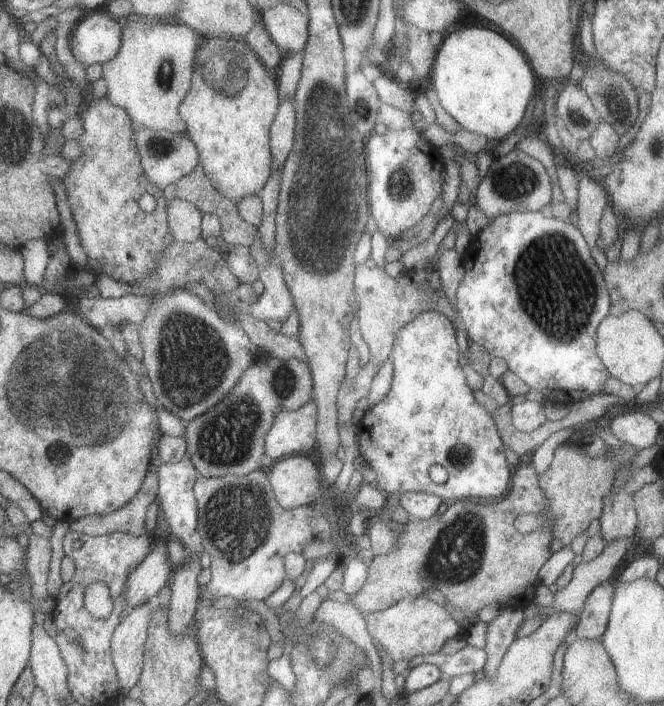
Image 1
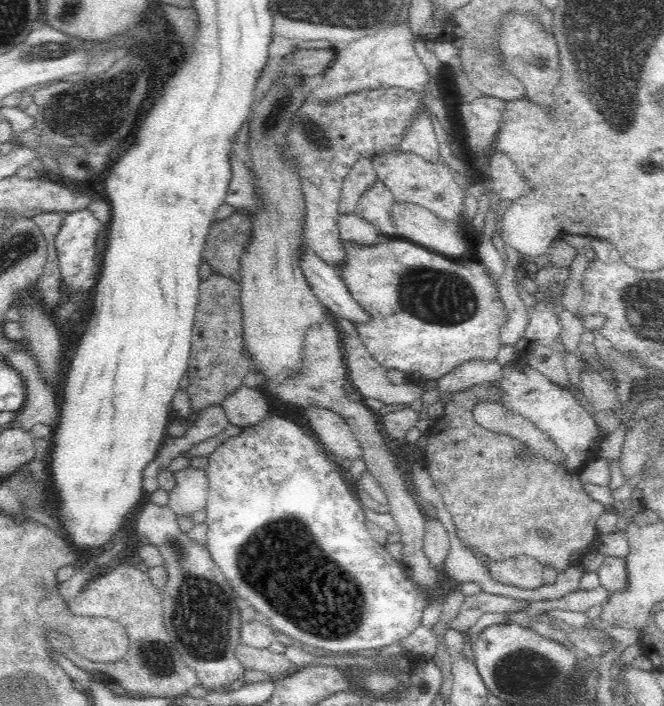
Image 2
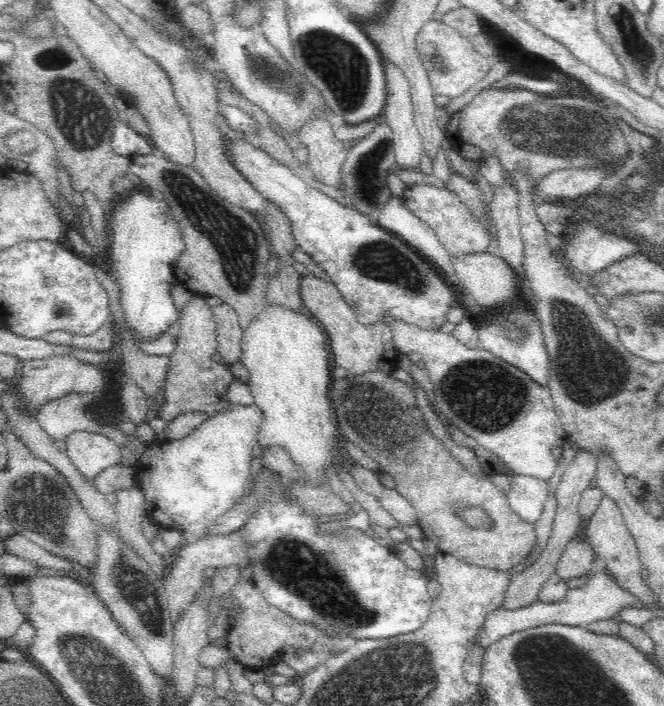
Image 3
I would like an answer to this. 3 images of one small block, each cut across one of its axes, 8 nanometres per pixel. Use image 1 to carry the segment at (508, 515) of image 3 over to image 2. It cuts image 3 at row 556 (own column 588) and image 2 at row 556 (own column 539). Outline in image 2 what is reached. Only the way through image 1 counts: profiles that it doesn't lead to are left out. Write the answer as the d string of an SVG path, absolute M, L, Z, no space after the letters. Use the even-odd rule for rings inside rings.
M472 548L472 554L482 562L490 578L500 584L526 588L526 590L536 590L544 584L544 564L538 562L536 558L520 554L516 558L496 562L490 560L486 554L482 554L478 548Z

